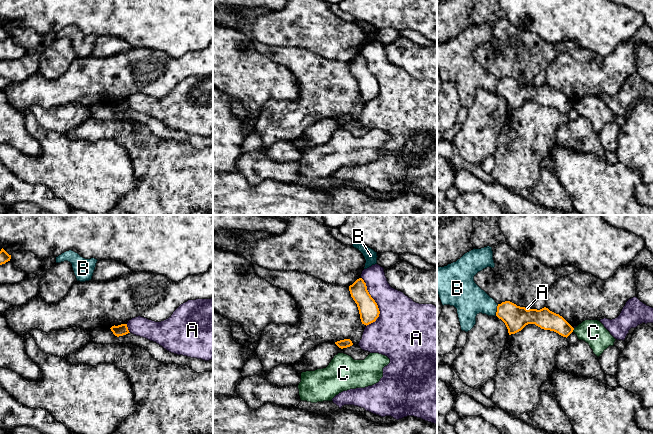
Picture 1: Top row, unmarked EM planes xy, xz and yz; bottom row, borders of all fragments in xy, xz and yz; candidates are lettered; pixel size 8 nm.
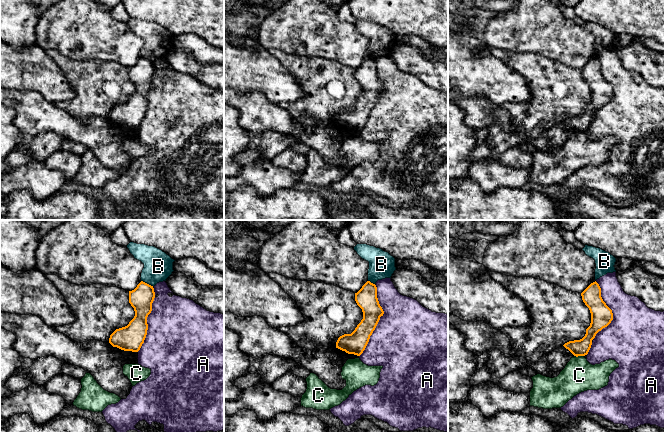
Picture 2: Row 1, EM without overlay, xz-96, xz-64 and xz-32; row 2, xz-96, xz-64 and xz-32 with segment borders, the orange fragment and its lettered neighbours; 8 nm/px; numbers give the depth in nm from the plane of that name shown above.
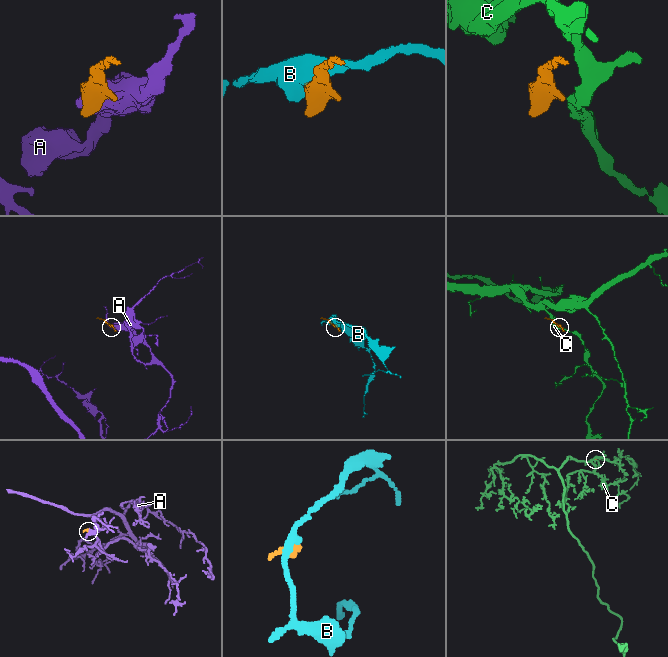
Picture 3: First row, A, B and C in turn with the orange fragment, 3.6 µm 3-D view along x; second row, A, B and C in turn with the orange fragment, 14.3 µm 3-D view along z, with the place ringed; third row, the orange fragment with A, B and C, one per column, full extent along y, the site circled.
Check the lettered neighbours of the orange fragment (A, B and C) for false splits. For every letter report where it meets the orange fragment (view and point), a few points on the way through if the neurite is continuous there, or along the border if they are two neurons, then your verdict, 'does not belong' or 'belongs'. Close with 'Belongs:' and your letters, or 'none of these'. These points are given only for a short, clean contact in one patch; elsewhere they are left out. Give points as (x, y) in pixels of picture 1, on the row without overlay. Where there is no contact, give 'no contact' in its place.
A: xz (376, 79) | does not belong
B: yz (497, 86) | does not belong
C: yz (573, 105) | along yz (574, 104), (572, 107) | does not belong
Belongs: none of these

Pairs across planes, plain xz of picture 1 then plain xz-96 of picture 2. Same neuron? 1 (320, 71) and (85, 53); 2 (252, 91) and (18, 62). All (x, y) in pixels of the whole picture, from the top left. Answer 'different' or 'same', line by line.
1: different
2: same

